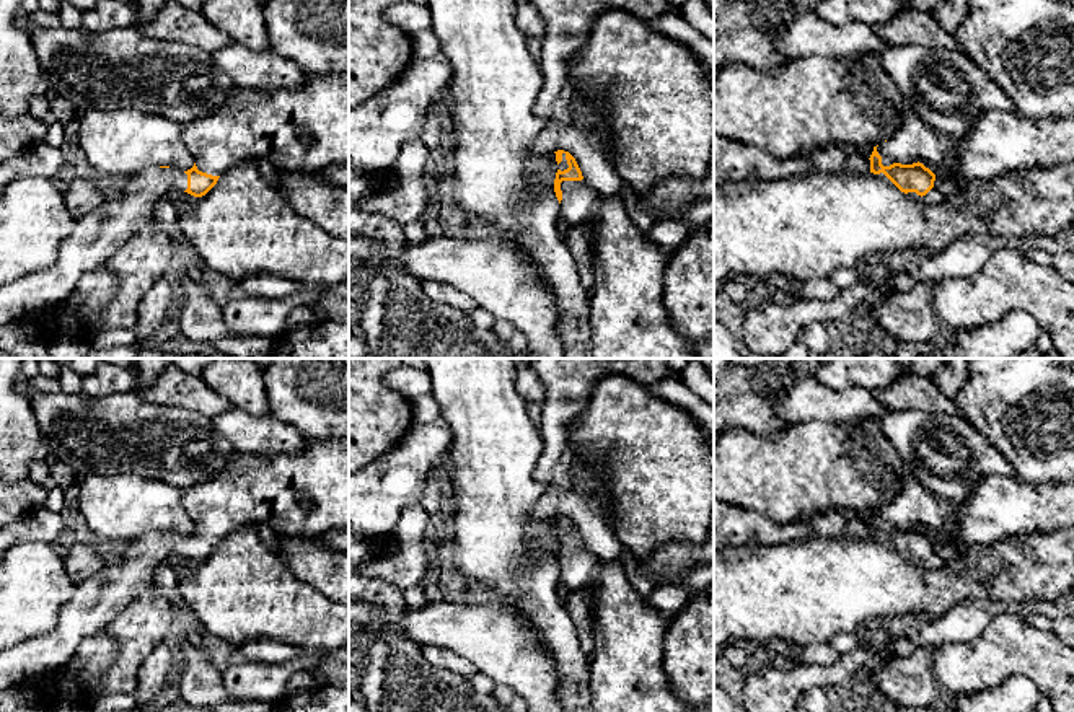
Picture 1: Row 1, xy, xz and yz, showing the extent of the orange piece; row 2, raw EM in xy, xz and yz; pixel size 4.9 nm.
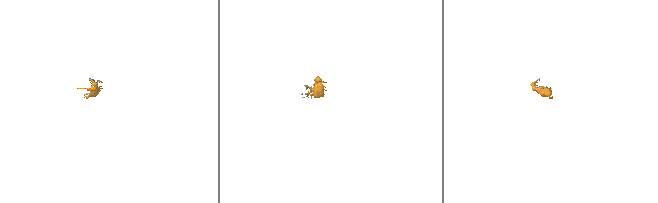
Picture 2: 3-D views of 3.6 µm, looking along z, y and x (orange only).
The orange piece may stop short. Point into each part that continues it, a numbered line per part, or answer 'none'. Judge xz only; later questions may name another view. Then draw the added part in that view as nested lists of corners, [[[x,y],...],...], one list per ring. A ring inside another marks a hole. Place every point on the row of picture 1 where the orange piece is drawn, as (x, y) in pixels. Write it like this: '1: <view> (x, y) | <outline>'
1: xz (579, 204) | [[[582,181],[561,182],[562,200],[557,213],[559,220],[567,222],[570,226],[590,223],[601,202],[601,194]]]

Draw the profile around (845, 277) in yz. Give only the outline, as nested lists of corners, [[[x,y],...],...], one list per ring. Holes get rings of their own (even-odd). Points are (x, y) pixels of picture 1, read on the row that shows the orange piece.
[[[839,269],[834,270],[830,275],[830,280],[838,287],[838,288],[849,288],[856,283],[867,283],[875,287],[878,292],[883,293],[893,293],[891,283],[890,282],[883,282],[878,279],[865,279],[861,274],[857,274],[854,269]]]

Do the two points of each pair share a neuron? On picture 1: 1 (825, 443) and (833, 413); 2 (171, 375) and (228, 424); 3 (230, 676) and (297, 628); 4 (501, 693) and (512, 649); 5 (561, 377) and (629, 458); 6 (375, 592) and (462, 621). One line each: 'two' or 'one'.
1: two
2: two
3: two
4: two
5: two
6: two

